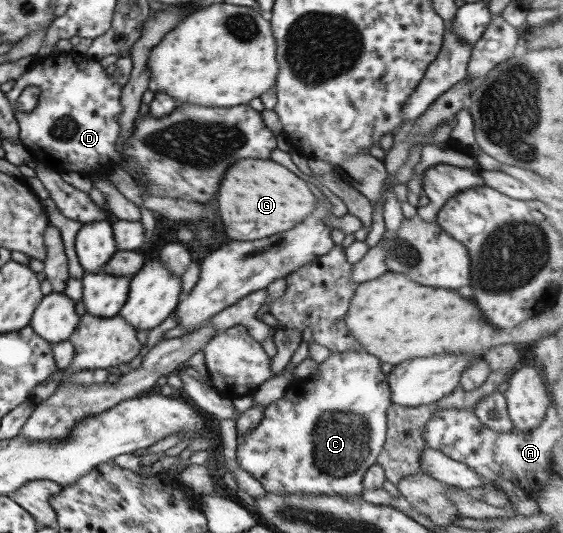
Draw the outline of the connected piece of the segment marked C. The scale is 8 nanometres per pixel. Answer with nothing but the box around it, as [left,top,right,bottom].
[235,351,391,497]

